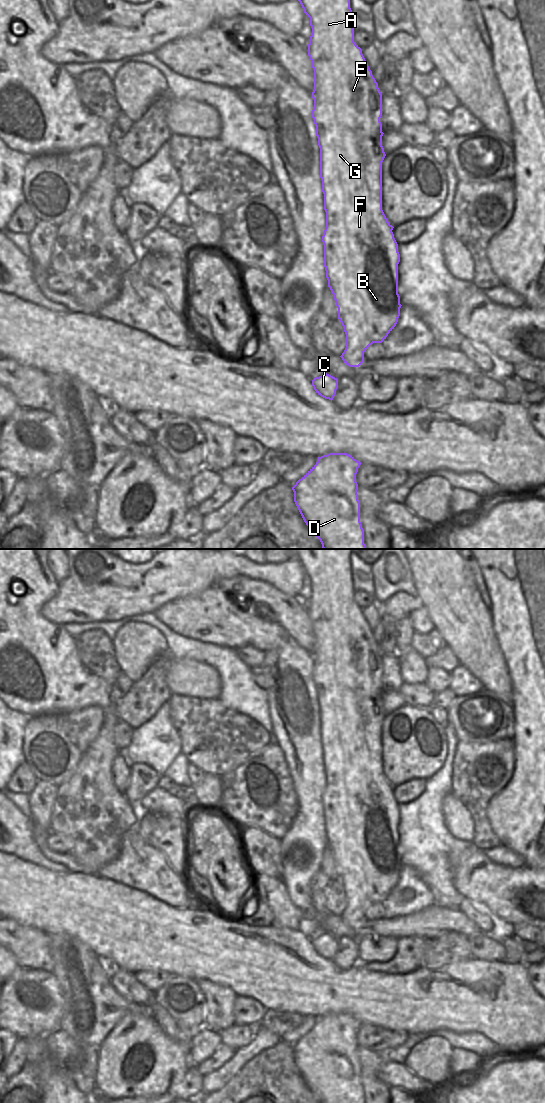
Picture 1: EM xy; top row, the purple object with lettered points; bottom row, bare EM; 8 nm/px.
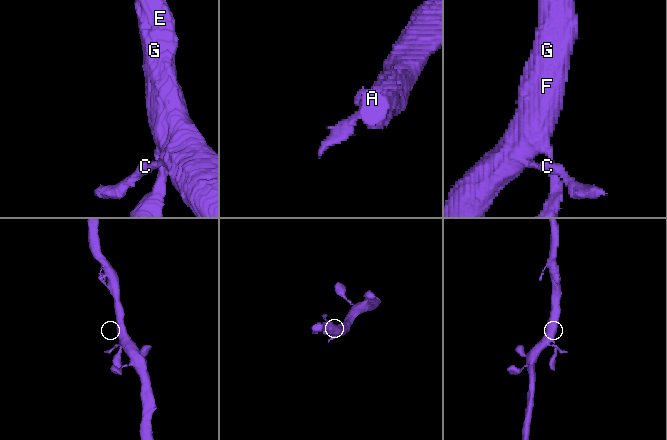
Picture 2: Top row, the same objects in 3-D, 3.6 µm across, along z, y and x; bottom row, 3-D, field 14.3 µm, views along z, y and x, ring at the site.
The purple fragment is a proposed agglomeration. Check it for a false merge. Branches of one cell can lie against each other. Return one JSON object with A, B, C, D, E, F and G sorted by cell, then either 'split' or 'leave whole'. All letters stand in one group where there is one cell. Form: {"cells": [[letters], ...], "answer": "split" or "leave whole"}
{"cells": [["A", "B", "C", "D", "E", "F", "G"]], "answer": "leave whole"}

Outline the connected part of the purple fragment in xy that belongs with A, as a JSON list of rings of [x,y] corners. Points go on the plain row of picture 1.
[[[294,549],[296,559],[300,562],[304,573],[310,578],[312,594],[308,604],[308,616],[312,622],[314,630],[314,650],[312,658],[314,668],[312,678],[316,686],[316,696],[320,708],[320,738],[322,740],[322,752],[324,754],[324,770],[326,772],[326,788],[322,796],[324,804],[324,827],[328,847],[330,848],[336,866],[338,868],[338,879],[340,880],[346,894],[346,908],[340,916],[344,923],[349,927],[359,927],[364,922],[364,912],[373,903],[382,903],[388,894],[394,889],[400,876],[400,856],[398,854],[398,824],[400,814],[398,804],[392,792],[393,786],[388,782],[382,770],[382,722],[386,716],[382,706],[382,654],[378,648],[378,643],[372,635],[363,614],[362,609],[354,602],[354,588],[352,586],[352,570],[350,568],[350,554],[352,549]]]

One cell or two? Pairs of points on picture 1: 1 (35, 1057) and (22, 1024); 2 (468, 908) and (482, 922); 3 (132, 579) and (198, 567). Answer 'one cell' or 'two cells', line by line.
1: two cells
2: one cell
3: one cell

